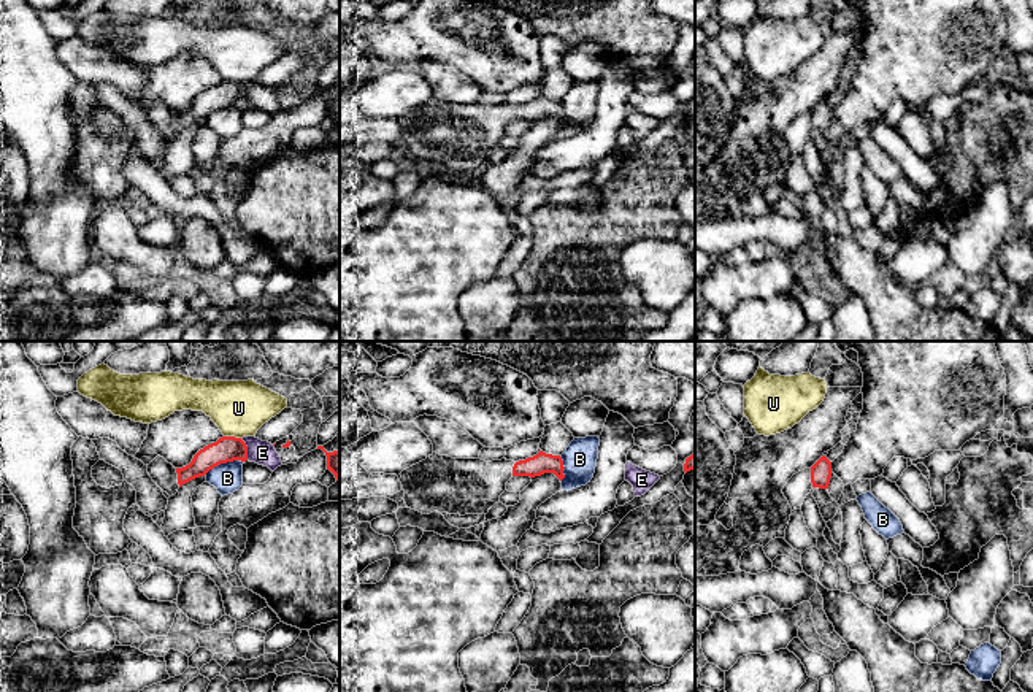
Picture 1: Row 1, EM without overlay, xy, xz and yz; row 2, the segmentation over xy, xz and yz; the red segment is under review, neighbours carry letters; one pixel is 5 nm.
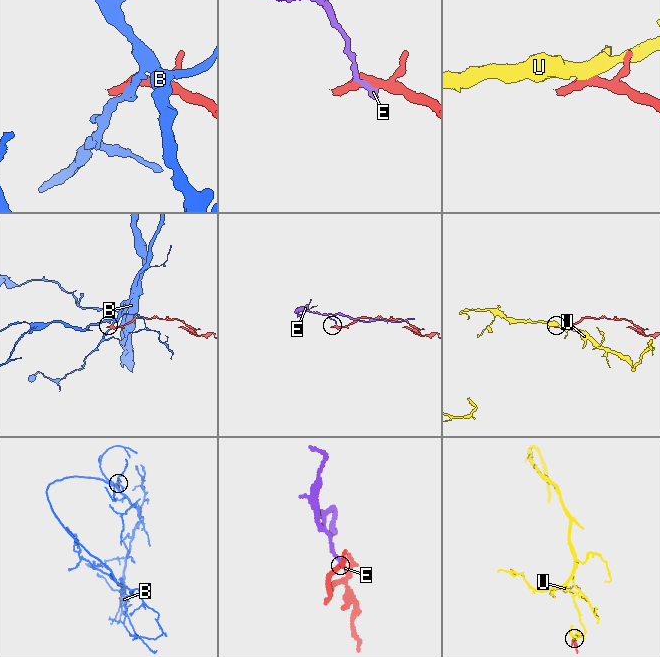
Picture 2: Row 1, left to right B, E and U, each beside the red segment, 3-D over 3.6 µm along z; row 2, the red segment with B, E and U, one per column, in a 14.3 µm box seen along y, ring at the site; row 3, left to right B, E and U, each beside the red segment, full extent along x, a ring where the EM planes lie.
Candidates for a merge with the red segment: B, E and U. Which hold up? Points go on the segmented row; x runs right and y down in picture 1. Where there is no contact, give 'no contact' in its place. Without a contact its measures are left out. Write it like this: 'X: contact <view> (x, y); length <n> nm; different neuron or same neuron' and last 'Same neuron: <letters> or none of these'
B: contact xy (222, 462); length 220 nm; different neuron
E: contact xy (246, 449); length 120 nm; different neuron
U: contact xy (232, 437); length 90 nm; different neuron
Same neuron: none of these

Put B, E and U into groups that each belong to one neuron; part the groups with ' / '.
B / E / U

